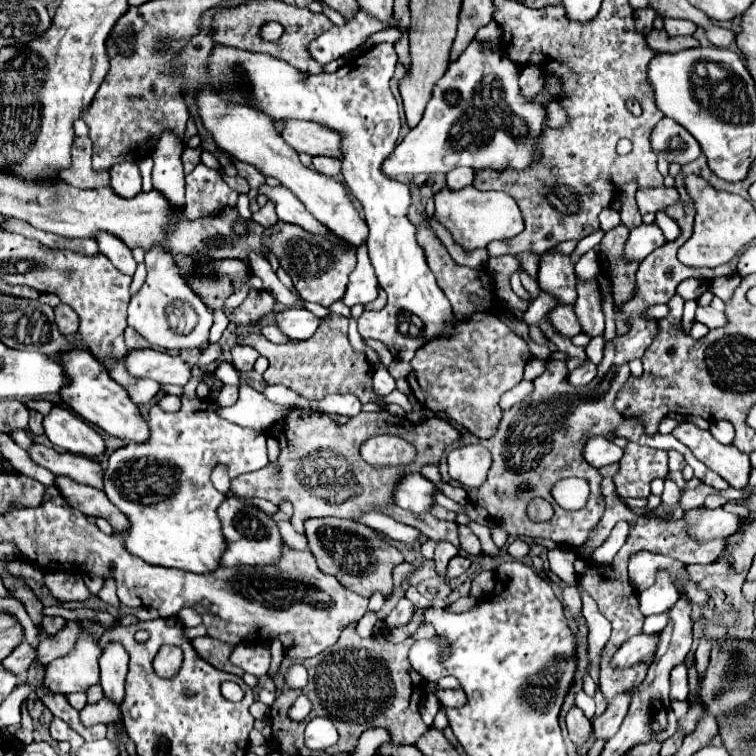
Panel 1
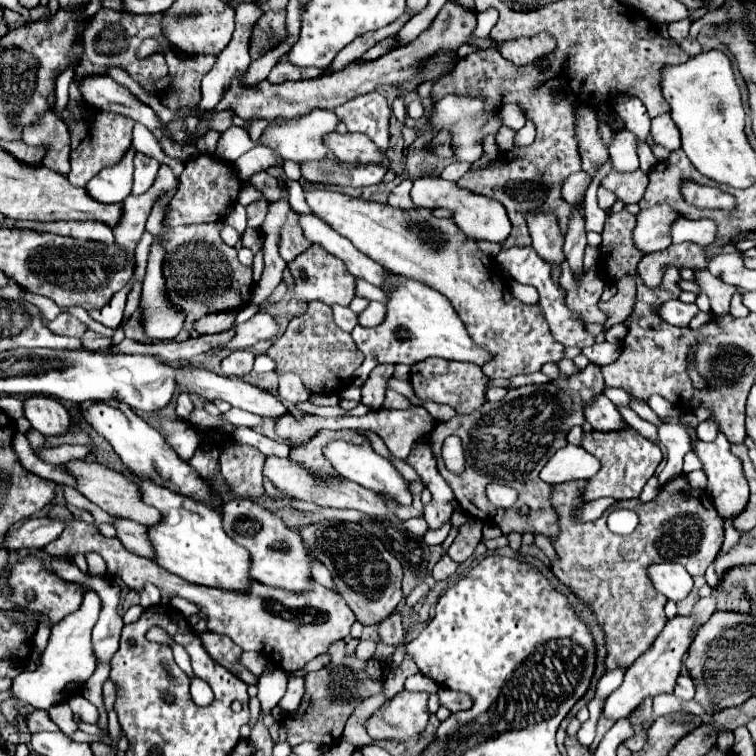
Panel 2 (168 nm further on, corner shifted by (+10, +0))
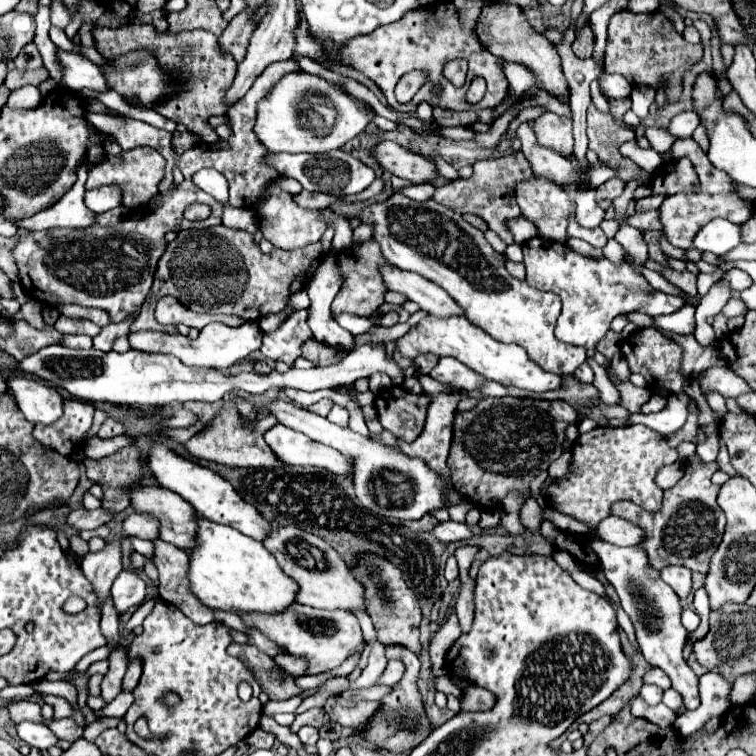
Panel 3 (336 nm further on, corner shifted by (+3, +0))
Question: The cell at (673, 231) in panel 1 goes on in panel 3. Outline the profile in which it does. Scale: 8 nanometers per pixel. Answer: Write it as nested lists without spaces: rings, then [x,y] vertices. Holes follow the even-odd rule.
[[[711,219],[693,239],[693,247],[701,251],[711,251],[715,255],[725,255],[741,243],[741,227],[727,219]]]

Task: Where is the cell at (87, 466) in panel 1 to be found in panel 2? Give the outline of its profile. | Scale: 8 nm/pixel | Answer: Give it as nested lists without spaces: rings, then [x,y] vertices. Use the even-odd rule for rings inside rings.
[[[70,461],[66,463],[68,469],[72,471],[72,475],[78,481],[78,491],[90,499],[94,505],[98,505],[100,509],[104,509],[106,513],[110,513],[112,517],[122,517],[122,519],[130,519],[130,521],[138,521],[146,527],[154,527],[154,523],[158,523],[158,519],[162,519],[162,513],[154,511],[154,507],[142,503],[142,493],[140,487],[130,481],[126,475],[112,471],[106,465],[100,463],[90,463],[90,461]]]

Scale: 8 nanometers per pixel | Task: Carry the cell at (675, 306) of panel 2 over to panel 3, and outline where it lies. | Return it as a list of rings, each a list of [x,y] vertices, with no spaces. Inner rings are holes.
[[[533,237],[523,243],[525,267],[527,267],[527,283],[541,291],[553,291],[563,301],[563,313],[557,319],[555,335],[563,343],[581,345],[585,349],[595,349],[597,343],[607,335],[609,323],[629,311],[647,313],[651,317],[669,315],[679,311],[685,301],[675,295],[665,295],[661,291],[651,289],[645,277],[631,271],[627,263],[615,267],[611,261],[601,257],[599,261],[573,253],[563,243],[553,243],[541,237]]]

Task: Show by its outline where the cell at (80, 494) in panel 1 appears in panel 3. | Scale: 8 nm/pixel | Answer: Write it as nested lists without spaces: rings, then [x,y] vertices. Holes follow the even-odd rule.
[[[153,539],[153,547],[153,563],[159,569],[159,595],[181,609],[193,623],[211,623],[213,611],[197,603],[197,597],[189,591],[189,583],[185,583],[185,563],[189,563],[185,551],[161,539]]]

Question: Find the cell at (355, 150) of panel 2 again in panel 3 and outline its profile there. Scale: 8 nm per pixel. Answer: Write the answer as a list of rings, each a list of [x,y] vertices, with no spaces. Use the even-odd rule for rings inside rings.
[[[379,141],[373,145],[371,155],[377,159],[381,169],[401,179],[409,179],[411,183],[433,181],[435,177],[435,165],[429,159],[415,155],[393,141]]]

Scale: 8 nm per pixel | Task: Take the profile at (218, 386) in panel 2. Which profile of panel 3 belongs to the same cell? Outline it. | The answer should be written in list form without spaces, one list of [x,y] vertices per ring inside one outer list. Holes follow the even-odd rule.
[[[275,399],[267,405],[263,405],[261,409],[265,409],[269,415],[273,415],[277,419],[277,423],[283,423],[289,429],[301,431],[301,433],[313,437],[315,441],[321,441],[323,445],[331,445],[333,449],[341,451],[343,455],[357,459],[355,469],[353,469],[355,493],[361,499],[361,503],[367,509],[375,511],[377,515],[411,521],[411,519],[421,519],[431,509],[445,505],[443,493],[445,493],[447,483],[441,481],[433,471],[429,471],[429,467],[421,459],[407,457],[393,447],[377,443],[371,437],[363,437],[359,433],[353,433],[351,429],[343,429],[343,427],[327,421],[325,417],[319,417],[317,413],[303,409],[301,405],[297,405],[289,399],[287,401]]]

